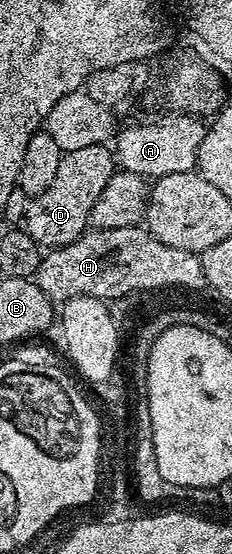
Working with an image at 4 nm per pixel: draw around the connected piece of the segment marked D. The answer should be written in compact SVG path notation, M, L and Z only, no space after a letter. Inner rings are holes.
M92 145L64 154L59 171L55 171L55 179L51 179L51 187L28 202L23 229L41 247L57 249L79 239L86 232L91 207L95 207L95 199L99 199L115 172L114 154L107 150L105 145Z

